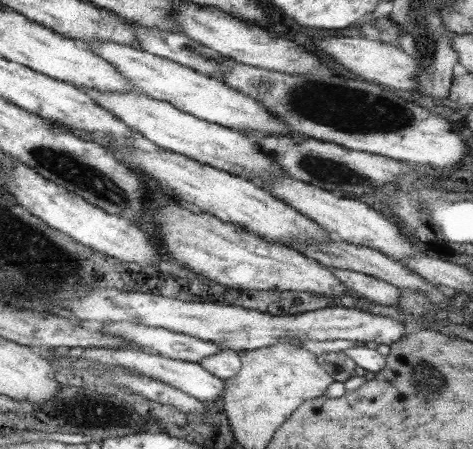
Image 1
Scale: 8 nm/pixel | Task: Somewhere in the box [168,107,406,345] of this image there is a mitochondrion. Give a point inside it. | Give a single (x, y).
(329, 170)

